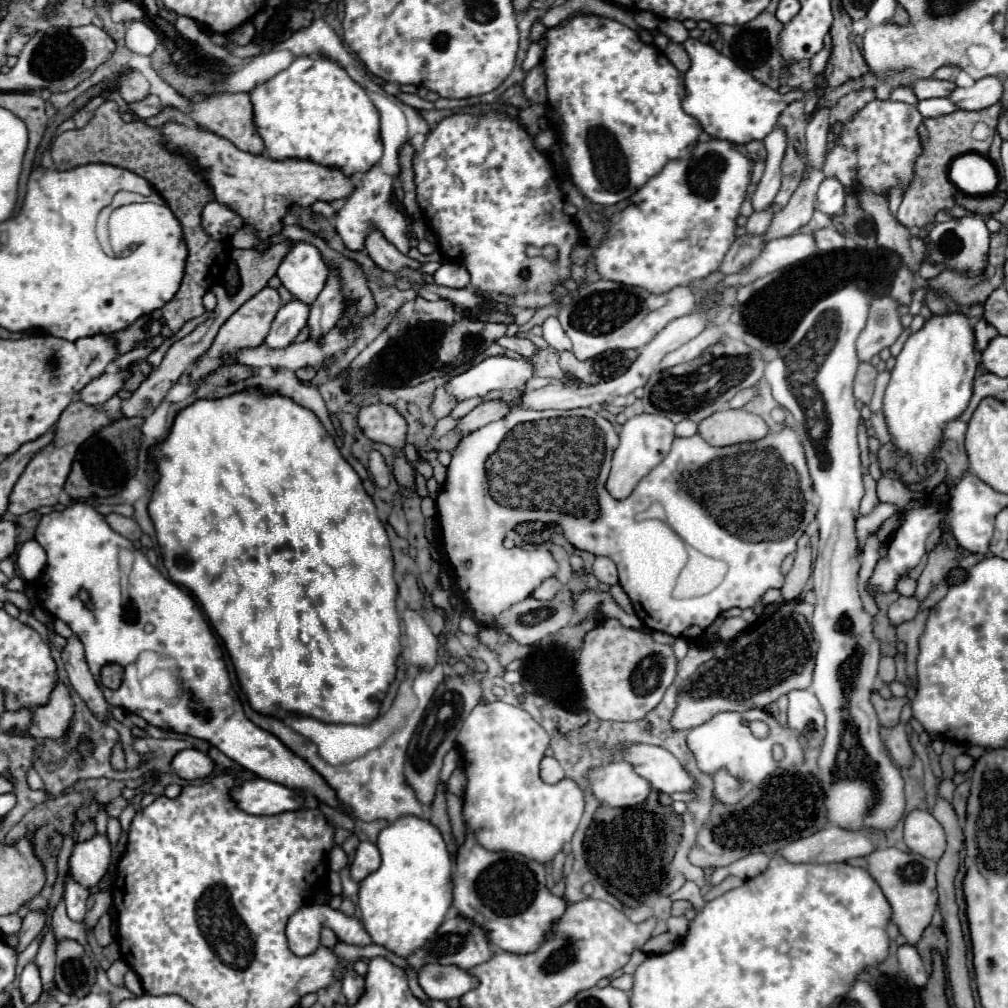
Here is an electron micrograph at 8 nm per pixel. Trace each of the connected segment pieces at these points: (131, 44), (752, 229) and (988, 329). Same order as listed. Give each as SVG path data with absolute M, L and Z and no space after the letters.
M132 20L126 24L126 46L132 52L150 56L160 44L160 36L146 24L140 20Z
M772 206L766 208L766 210L762 210L762 212L754 212L748 218L748 222L746 222L746 232L748 234L764 234L766 228L770 226L772 218L774 218L774 208Z
M980 318L980 320L976 322L974 334L976 334L976 348L978 348L978 350L984 350L984 348L988 346L988 342L998 336L998 330L996 330L992 324L988 324L984 318Z

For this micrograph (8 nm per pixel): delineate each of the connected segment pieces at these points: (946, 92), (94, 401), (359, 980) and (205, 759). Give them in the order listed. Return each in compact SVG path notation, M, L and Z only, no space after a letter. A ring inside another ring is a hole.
M926 78L926 80L918 80L918 84L914 84L914 94L918 96L918 100L924 100L924 98L950 98L954 88L956 88L954 82Z
M118 370L114 374L104 372L96 380L92 380L86 388L82 388L78 398L88 406L100 406L122 388L126 376L128 376L128 370Z
M348 970L344 974L344 978L342 978L342 992L344 992L344 996L346 996L350 1006L360 1000L360 996L364 994L364 988L366 988L364 986L364 978L358 976L354 970Z
M196 748L182 750L172 760L172 770L184 780L208 778L214 772L214 768L216 768L214 760L206 752L200 752Z

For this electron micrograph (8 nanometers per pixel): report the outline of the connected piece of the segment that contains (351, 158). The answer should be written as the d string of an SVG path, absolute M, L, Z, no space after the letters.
M296 58L286 70L252 92L254 122L274 160L304 158L324 166L338 166L346 176L366 172L382 158L378 110L366 90L334 60Z

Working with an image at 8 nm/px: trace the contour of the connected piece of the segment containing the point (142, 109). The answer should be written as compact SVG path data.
M154 94L146 96L146 98L140 100L140 102L130 102L128 106L130 106L130 112L136 114L138 118L142 118L142 120L146 120L146 118L150 118L150 116L154 116L154 114L158 114L158 112L162 110L160 98L154 96Z

